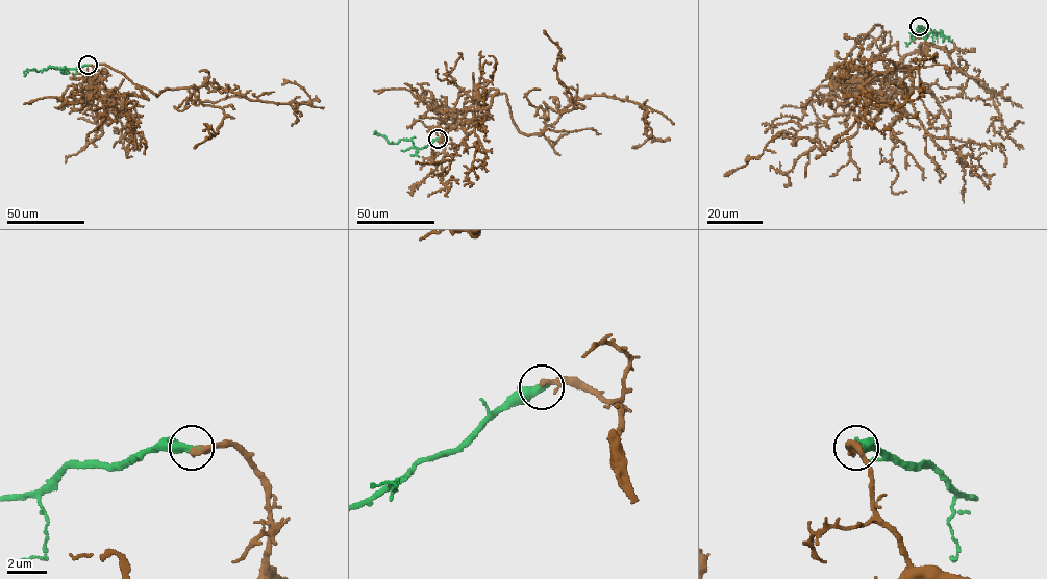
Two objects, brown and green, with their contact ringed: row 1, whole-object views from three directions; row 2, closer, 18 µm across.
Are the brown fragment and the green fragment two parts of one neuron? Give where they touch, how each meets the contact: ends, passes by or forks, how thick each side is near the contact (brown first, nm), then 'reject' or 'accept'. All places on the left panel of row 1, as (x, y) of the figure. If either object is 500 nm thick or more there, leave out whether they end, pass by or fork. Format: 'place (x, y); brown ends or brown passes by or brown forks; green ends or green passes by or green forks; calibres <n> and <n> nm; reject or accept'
place (88, 65); brown passes by; green ends; calibres 220 and 440 nm; accept

